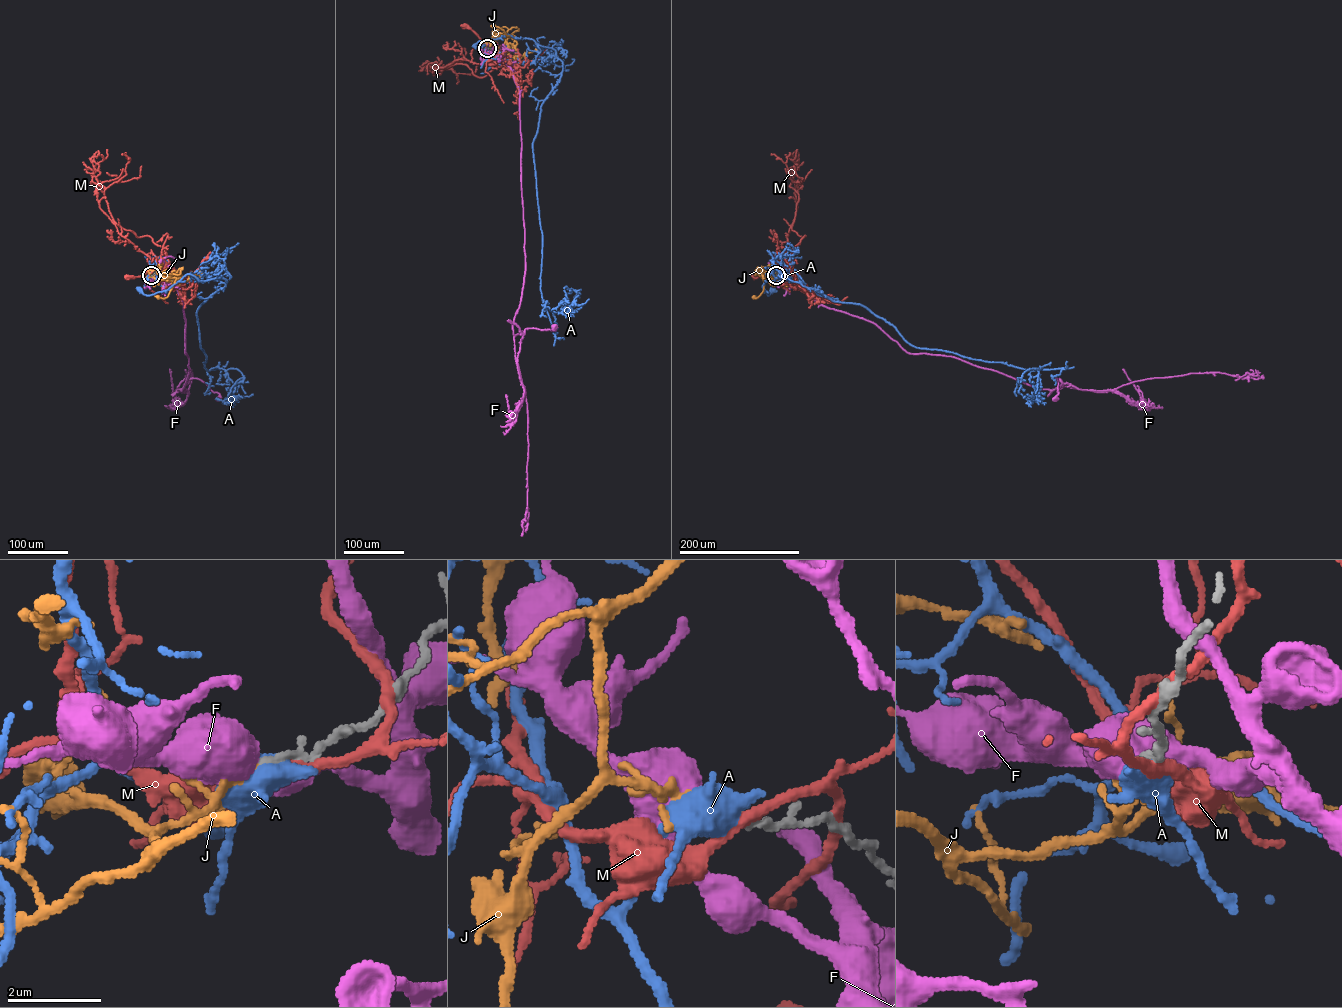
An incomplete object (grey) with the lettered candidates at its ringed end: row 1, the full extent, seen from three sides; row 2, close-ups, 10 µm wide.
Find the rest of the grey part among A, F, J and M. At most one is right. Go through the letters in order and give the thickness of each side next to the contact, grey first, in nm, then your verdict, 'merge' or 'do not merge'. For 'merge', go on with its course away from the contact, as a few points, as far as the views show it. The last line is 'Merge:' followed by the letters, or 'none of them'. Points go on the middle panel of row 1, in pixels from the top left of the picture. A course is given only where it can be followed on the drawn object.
A: calibres 180 and 700 nm; do not merge
F: calibres 140 and 650 nm; do not merge
J: calibres 150 and 140 nm; merge; course (487, 48), (486, 45), (502, 33), (513, 35), (507, 36), (494, 25)
M: calibres 240 and 240 nm; do not merge
Merge: J

